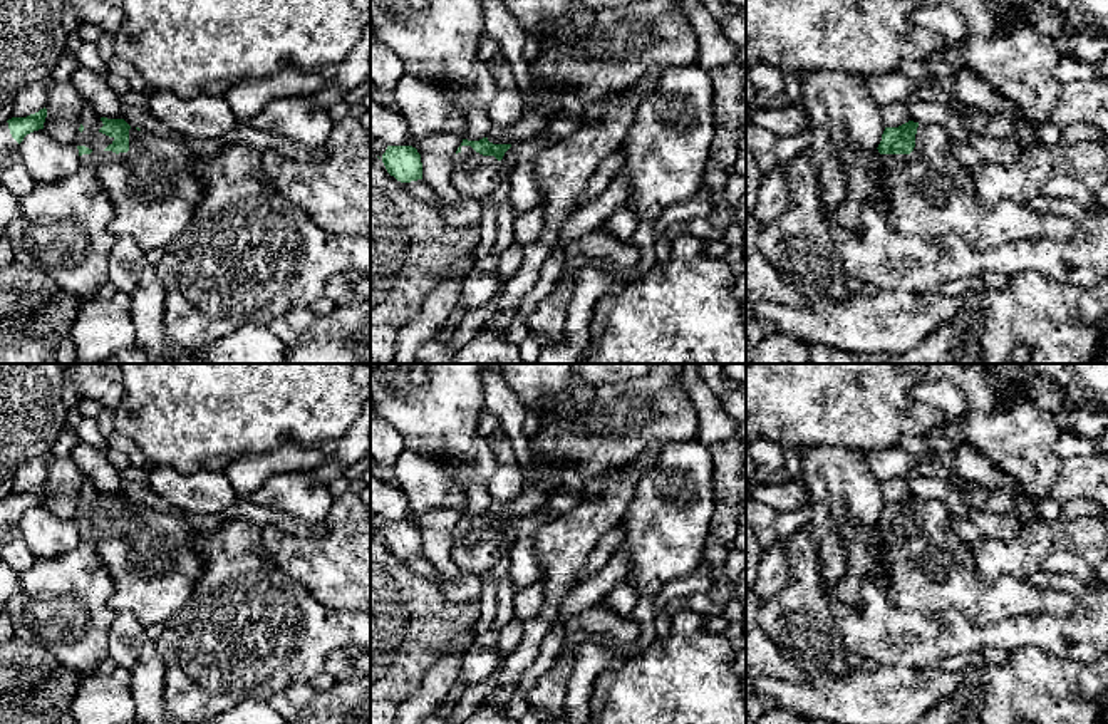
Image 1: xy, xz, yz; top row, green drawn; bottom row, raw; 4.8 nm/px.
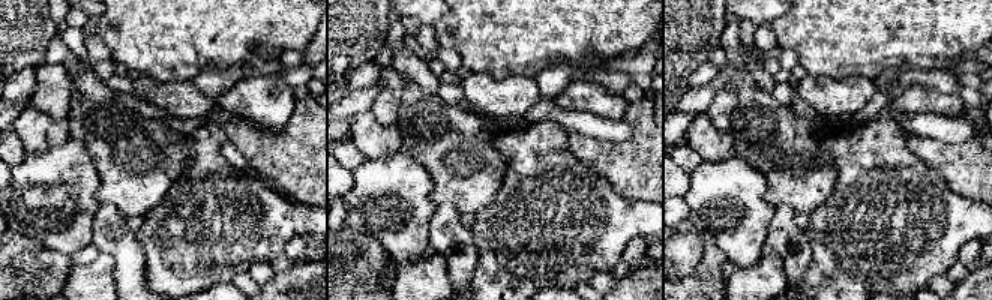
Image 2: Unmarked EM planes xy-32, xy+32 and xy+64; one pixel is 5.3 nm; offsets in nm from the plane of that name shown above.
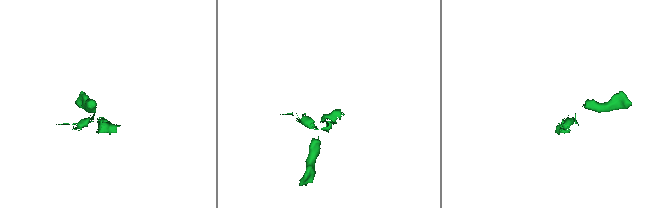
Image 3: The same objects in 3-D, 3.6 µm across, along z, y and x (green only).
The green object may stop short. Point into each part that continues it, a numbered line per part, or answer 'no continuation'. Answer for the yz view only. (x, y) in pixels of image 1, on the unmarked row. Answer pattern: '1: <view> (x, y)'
1: yz (929, 568)

